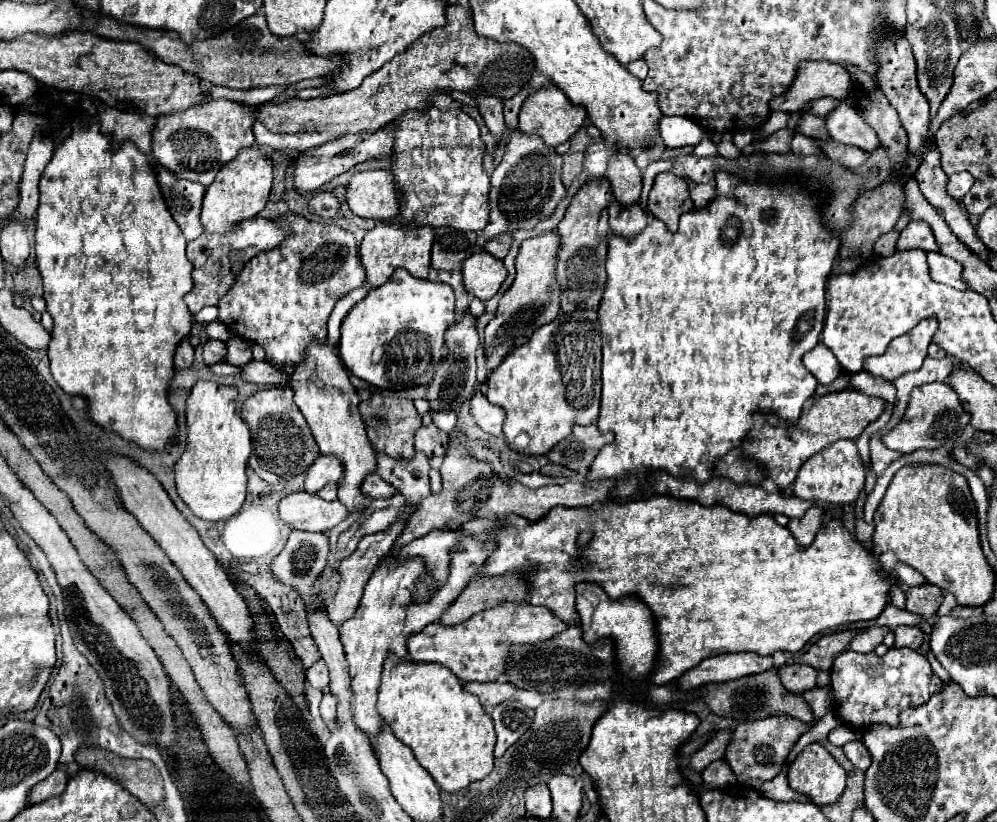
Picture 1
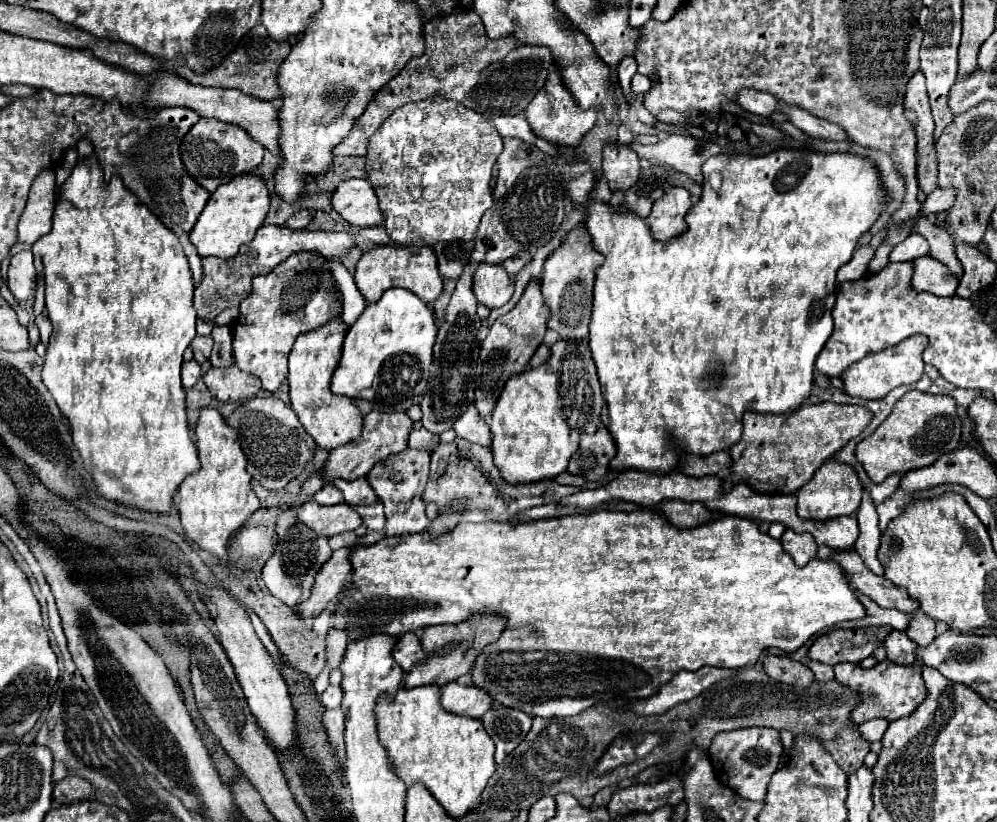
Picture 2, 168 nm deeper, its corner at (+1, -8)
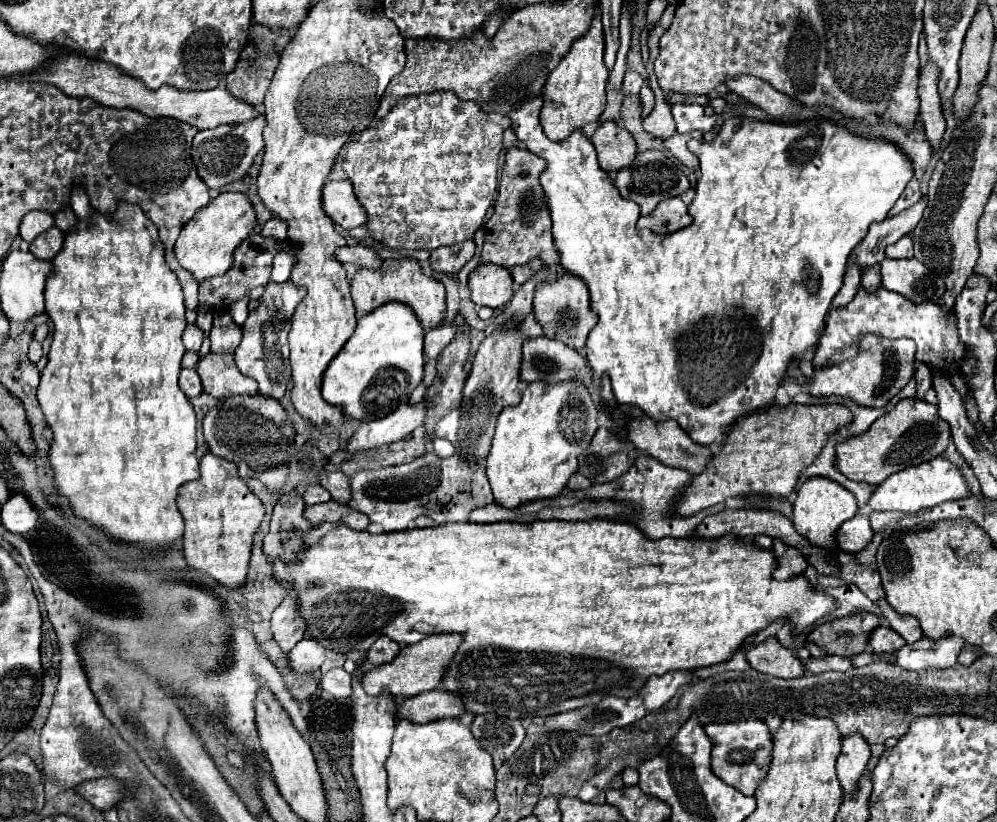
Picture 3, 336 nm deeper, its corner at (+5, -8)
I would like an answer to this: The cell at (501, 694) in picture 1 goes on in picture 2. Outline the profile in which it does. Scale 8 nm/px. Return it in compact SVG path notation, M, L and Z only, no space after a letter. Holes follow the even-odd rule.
M451 682L443 686L441 704L447 712L481 718L487 710L493 708L493 698L477 686L461 686L457 682Z

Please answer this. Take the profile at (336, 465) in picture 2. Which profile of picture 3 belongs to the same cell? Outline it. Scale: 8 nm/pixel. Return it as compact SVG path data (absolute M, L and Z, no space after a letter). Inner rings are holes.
M427 394L419 404L401 404L393 414L359 424L359 430L351 438L347 450L367 450L367 448L379 448L383 444L391 444L397 440L403 440L407 434L411 434L417 426L423 426L427 416L429 398Z

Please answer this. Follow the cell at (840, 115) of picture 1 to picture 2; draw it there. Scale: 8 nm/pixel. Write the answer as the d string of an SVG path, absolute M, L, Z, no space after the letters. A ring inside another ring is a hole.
M779 102L781 112L785 112L789 116L789 122L797 128L801 128L803 132L807 132L811 138L821 138L821 140L847 140L851 142L851 138L847 138L847 130L843 130L841 126L835 126L833 122L821 120L813 114L809 114L807 110L799 110L799 108L789 108L783 106Z

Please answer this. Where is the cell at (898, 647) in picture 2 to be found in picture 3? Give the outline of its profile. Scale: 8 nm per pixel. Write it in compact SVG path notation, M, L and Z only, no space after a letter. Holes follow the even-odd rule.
M877 626L869 638L869 646L875 654L891 656L891 652L899 650L905 644L905 640L889 626Z

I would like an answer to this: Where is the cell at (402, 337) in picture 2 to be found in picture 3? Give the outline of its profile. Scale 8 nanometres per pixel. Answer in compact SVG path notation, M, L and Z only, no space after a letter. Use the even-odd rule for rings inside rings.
M387 302L379 310L373 310L371 314L363 316L357 322L353 336L347 340L341 352L329 362L323 374L323 398L329 404L341 408L345 416L359 422L385 418L397 406L405 404L409 400L409 394L423 380L423 336L425 336L425 330L419 324L413 310L399 302Z

